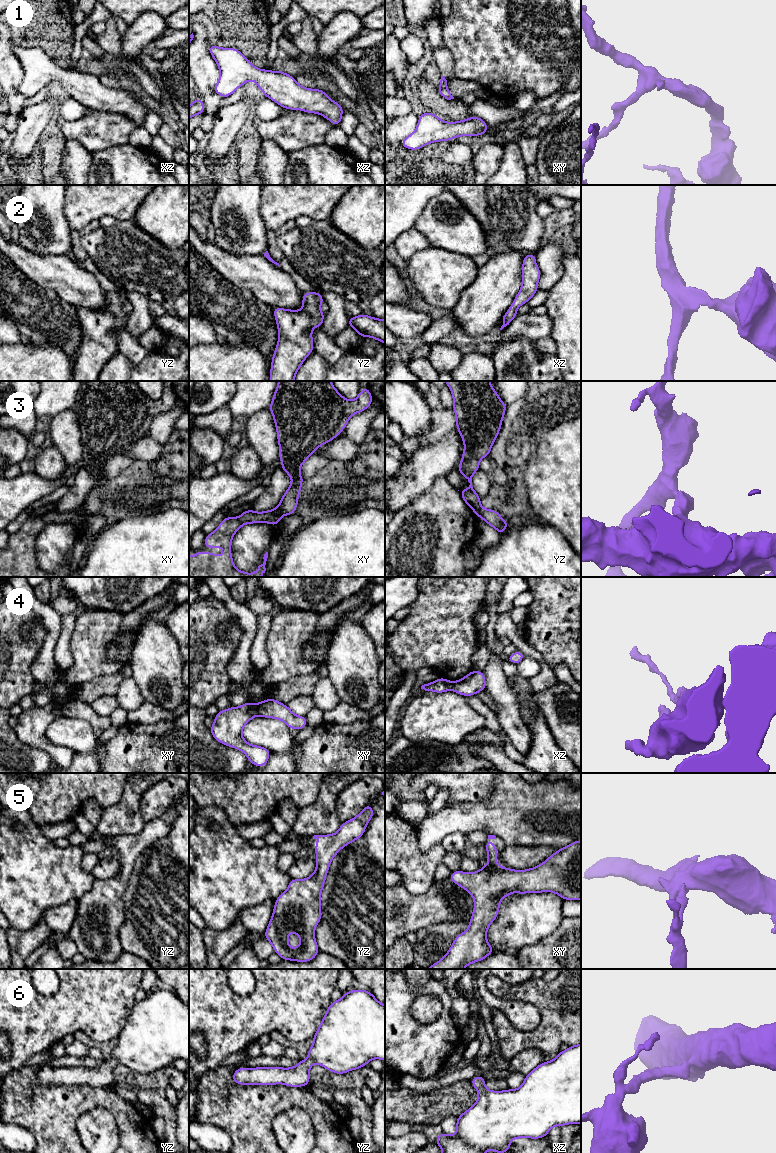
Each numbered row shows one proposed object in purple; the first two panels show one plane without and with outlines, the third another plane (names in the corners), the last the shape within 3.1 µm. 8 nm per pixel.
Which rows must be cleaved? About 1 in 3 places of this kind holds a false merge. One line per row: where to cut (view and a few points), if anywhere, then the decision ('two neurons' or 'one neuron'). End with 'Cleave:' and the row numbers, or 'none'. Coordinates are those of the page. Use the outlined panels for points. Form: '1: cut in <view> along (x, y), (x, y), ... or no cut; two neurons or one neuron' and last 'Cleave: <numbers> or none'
1: no cut; one neuron
2: no cut; one neuron
3: cut in xy along (278, 506), (284, 514); two neurons
4: cut in xy along (256, 704), (257, 715); two neurons
5: no cut; one neuron
6: no cut; one neuron
Cleave: 3, 4

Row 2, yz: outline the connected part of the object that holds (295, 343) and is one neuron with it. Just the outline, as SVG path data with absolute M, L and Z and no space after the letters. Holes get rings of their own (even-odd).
M305 292L302 297L302 310L290 310L273 307L273 314L278 328L278 342L274 350L269 381L294 381L302 363L314 350L312 330L322 327L325 314L320 305L325 303L319 292Z

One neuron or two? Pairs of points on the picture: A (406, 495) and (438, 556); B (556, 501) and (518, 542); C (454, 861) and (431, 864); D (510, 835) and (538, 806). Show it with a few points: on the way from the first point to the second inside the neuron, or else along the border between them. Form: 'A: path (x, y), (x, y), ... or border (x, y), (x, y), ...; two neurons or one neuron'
A: border (428, 488), (395, 514); two neurons
B: border (544, 522), (554, 526), (564, 536); two neurons
C: border (446, 852), (442, 863); two neurons
D: path (518, 827), (522, 823), (526, 823), (534, 814); one neuron

